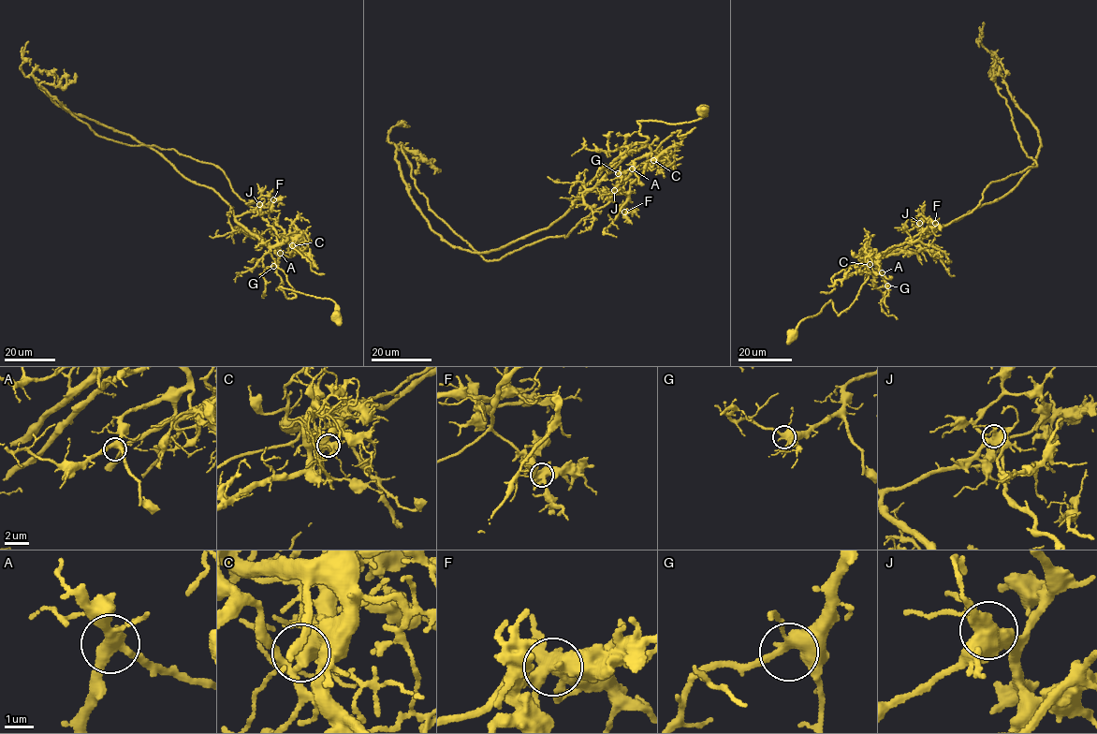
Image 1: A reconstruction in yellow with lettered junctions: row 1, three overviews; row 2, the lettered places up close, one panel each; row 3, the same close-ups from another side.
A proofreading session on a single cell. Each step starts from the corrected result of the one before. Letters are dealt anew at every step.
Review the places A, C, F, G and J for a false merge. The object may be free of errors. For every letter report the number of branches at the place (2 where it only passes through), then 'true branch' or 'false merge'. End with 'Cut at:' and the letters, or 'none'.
A: 5 | true branch
C: 7 | false merge
F: 7 | true branch
G: 4 | true branch
J: 4 | true branch
Cut at: C

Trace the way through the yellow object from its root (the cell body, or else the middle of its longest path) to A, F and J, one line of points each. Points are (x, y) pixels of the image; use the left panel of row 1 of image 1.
A: (335, 315), (330, 299), (280, 286), (286, 297), (296, 296), (270, 251), (286, 241), (278, 248), (280, 253)
F: (335, 315), (332, 300), (279, 288), (296, 296), (270, 251), (286, 241), (262, 216), (273, 199)
J: (335, 315), (332, 300), (279, 288), (287, 298), (296, 296), (270, 248), (235, 219), (259, 204)

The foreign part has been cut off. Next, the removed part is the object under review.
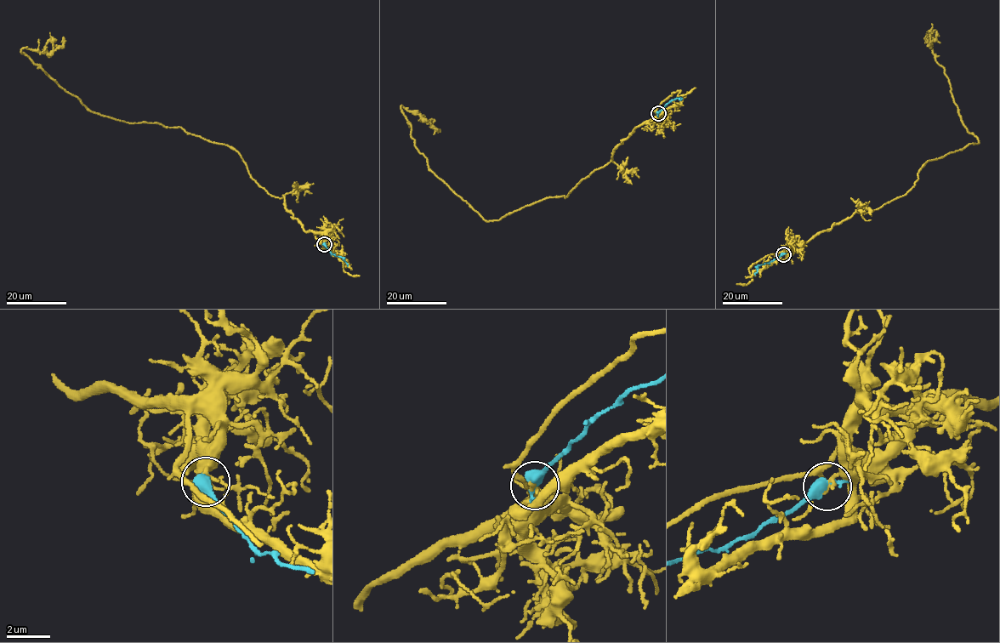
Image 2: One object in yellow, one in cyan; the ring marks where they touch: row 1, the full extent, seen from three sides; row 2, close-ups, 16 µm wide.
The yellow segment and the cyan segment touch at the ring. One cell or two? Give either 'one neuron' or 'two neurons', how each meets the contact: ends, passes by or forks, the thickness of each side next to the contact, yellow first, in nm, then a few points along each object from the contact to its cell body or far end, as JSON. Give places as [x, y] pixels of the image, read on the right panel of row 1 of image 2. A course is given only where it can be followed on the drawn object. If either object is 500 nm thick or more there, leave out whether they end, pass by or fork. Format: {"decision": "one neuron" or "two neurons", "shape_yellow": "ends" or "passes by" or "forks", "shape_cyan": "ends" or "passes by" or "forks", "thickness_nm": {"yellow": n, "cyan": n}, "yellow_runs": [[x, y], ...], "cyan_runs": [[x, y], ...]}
{"decision": "two neurons", "thickness_nm": {"yellow": 240, "cyan": 600}, "yellow_runs": [[783, 253], [856, 212], [901, 196], [928, 161], [979, 142], [925, 39], [930, 43], [936, 31]], "cyan_runs": [[783, 253], [758, 265], [755, 275]]}

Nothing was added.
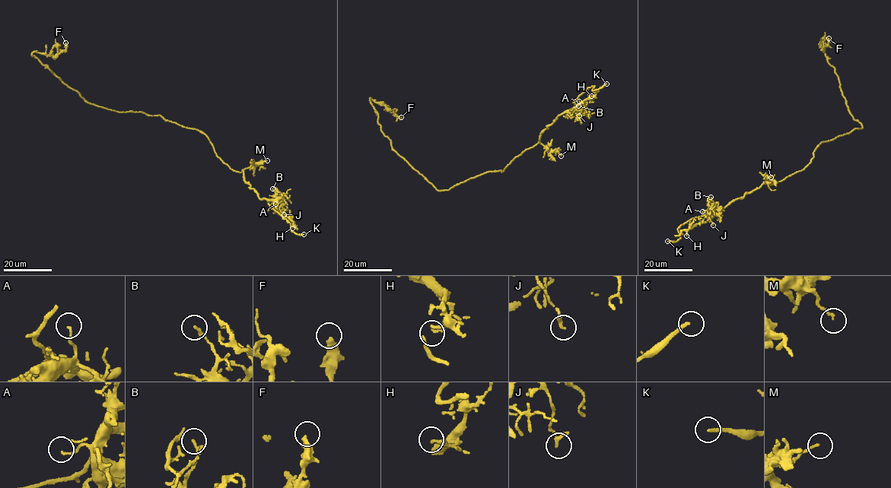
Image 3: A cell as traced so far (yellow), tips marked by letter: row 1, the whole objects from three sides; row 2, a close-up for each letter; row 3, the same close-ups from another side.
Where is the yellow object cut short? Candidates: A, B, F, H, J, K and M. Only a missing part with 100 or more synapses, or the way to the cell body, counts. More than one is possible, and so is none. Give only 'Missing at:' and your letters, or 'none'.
Missing at: K

